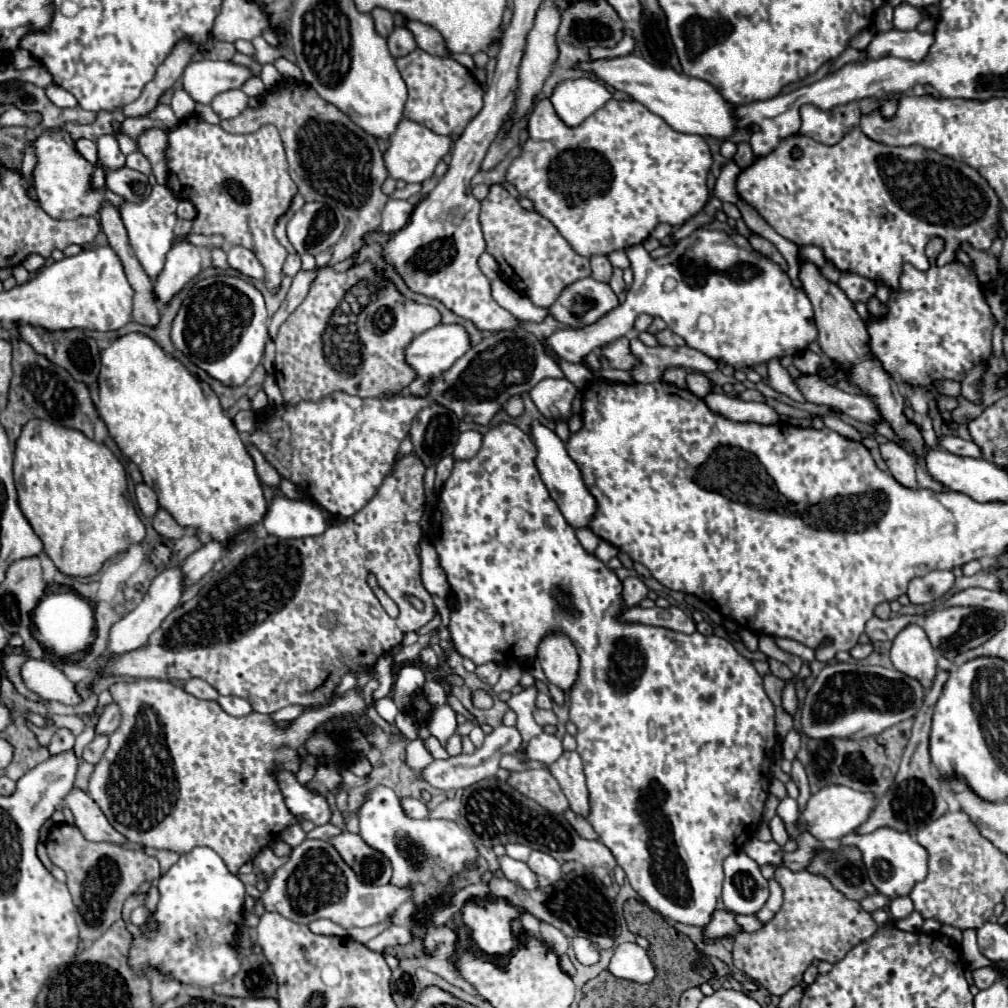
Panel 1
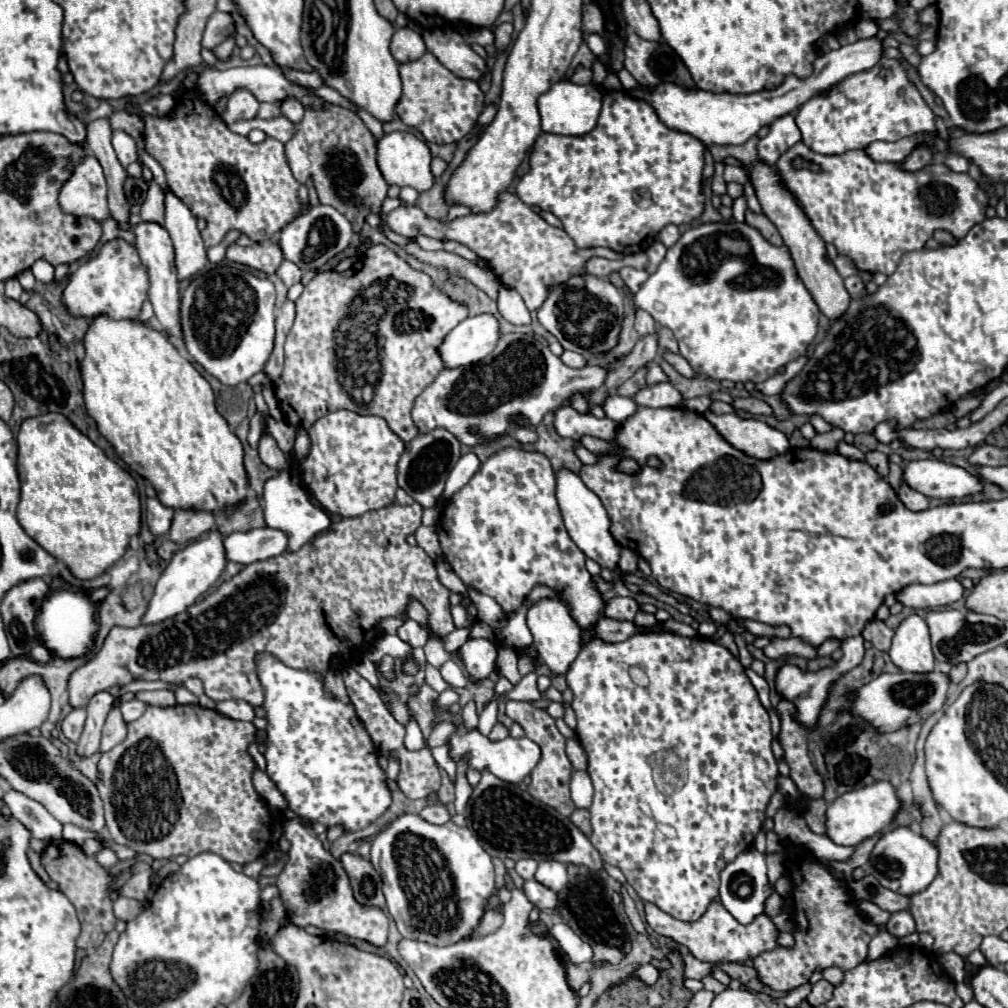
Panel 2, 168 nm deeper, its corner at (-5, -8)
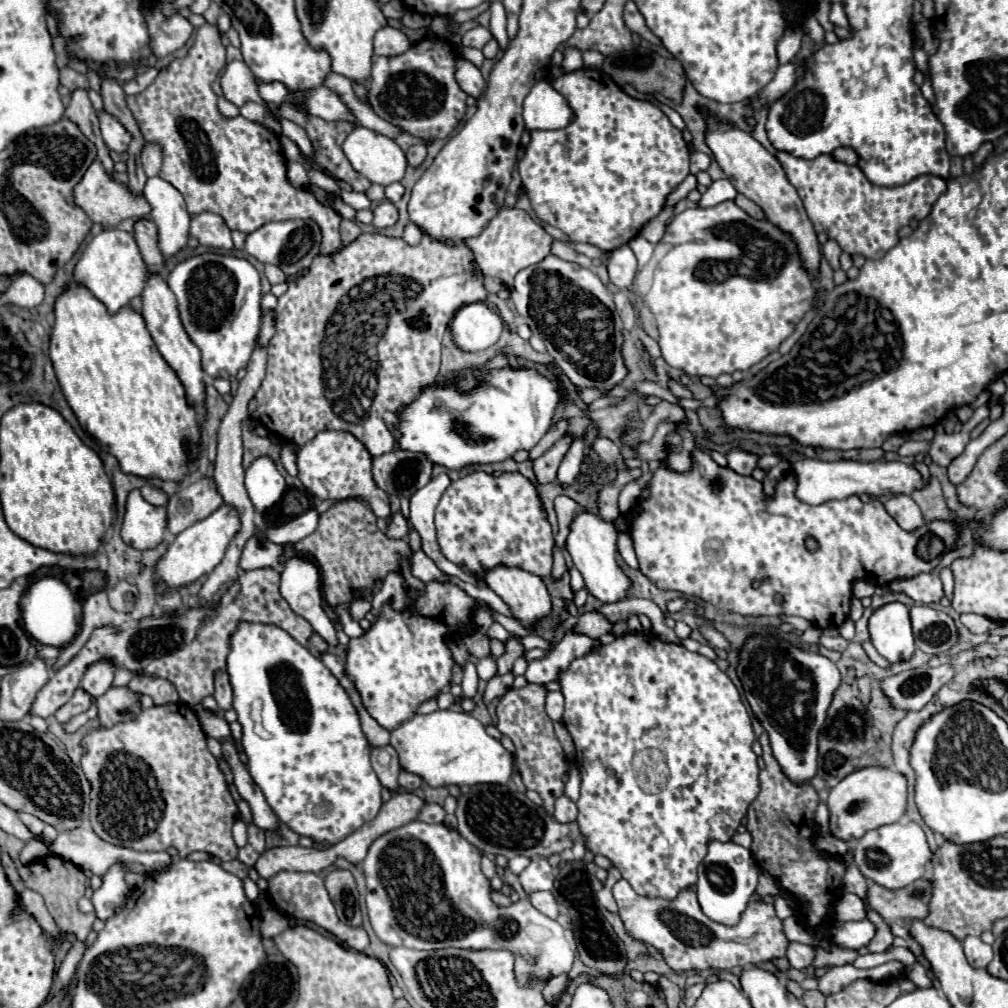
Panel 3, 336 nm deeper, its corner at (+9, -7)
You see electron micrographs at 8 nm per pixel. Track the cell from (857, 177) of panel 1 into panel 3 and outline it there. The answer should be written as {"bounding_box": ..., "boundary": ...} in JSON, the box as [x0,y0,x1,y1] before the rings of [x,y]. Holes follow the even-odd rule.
{"bounding_box":[776,151,948,259],"boundary":[[[778,151],[776,159],[786,171],[788,181],[796,187],[804,209],[808,209],[808,217],[816,229],[816,233],[826,233],[828,239],[836,241],[840,249],[848,255],[864,255],[866,259],[882,259],[888,249],[892,249],[900,237],[898,229],[908,225],[912,219],[926,219],[936,203],[938,195],[942,195],[948,185],[942,177],[936,175],[920,175],[906,185],[900,187],[884,187],[884,193],[874,199],[872,185],[860,167],[850,167],[846,163],[836,161],[832,155],[820,155],[812,161],[788,155],[786,151]]]}

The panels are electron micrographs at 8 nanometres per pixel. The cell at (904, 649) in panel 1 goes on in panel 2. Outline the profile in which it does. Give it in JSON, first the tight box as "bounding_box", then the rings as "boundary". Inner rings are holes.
{"bounding_box":[888,614,934,672],"boundary":[[[918,614],[904,618],[894,630],[892,648],[888,654],[892,662],[904,672],[932,672],[934,654],[924,618]]]}

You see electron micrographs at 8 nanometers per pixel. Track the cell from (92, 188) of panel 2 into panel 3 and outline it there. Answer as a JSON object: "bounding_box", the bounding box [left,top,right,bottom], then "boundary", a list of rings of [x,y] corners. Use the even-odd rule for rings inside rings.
{"bounding_box":[74,161,150,227],"boundary":[[[94,161],[88,169],[86,175],[78,181],[74,187],[74,203],[94,221],[104,227],[116,227],[122,219],[128,217],[144,217],[150,213],[150,205],[146,203],[144,197],[134,197],[128,187],[116,183],[102,167],[98,161]]]}

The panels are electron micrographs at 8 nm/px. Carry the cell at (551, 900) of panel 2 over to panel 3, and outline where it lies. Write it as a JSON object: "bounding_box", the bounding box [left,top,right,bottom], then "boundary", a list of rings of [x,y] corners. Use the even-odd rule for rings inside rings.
{"bounding_box":[528,891,558,919],"boundary":[[[534,891],[534,893],[528,895],[528,899],[530,899],[530,903],[532,903],[540,913],[544,913],[544,915],[548,915],[548,917],[552,917],[552,919],[558,917],[558,903],[556,903],[556,899],[552,897],[550,891]]]}

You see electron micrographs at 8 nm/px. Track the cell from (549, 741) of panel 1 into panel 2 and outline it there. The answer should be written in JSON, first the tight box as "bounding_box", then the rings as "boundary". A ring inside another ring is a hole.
{"bounding_box":[446,722,540,784],"boundary":[[[454,722],[456,732],[452,736],[448,736],[446,744],[448,744],[448,756],[454,762],[466,760],[468,768],[474,768],[478,772],[492,772],[494,776],[498,776],[500,780],[512,782],[512,784],[520,784],[538,764],[540,760],[540,748],[538,744],[534,744],[530,738],[504,738],[504,740],[496,740],[492,742],[488,736],[480,734],[478,728],[468,728],[464,722]]]}

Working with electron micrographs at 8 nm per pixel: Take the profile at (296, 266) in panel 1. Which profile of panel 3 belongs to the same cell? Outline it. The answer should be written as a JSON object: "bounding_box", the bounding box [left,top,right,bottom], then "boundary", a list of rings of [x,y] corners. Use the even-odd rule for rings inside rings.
{"bounding_box":[266,265,286,285],"boundary":[[[266,265],[266,277],[268,277],[268,281],[270,281],[272,285],[286,281],[284,271],[282,271],[280,267],[276,267],[276,265]]]}

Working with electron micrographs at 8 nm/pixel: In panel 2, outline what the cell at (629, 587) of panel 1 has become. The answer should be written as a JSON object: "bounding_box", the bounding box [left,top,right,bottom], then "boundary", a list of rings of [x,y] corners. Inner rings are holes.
{"bounding_box":[604,598,638,622],"boundary":[[[612,598],[604,606],[604,616],[614,620],[628,620],[632,622],[638,612],[638,602],[634,598]]]}

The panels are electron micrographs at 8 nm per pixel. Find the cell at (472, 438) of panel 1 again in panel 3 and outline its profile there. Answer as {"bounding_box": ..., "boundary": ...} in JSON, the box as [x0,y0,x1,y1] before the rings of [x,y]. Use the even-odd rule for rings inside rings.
{"bounding_box":[410,473,470,583],"boundary":[[[440,473],[426,487],[416,491],[416,495],[412,495],[412,499],[410,499],[410,523],[422,537],[424,553],[438,565],[438,569],[468,583],[470,581],[468,575],[464,575],[464,571],[460,571],[460,567],[456,567],[454,563],[448,563],[448,559],[444,559],[444,555],[440,555],[440,547],[436,543],[434,513],[440,503],[440,497],[448,485],[450,485],[450,477],[446,473]]]}

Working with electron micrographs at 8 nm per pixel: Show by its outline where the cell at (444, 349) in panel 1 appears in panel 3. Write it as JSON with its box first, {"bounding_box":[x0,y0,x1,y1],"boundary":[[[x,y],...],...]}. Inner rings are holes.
{"bounding_box":[450,303,502,353],"boundary":[[[486,303],[462,307],[450,323],[452,343],[466,353],[478,353],[492,347],[500,339],[502,329],[502,319]]]}

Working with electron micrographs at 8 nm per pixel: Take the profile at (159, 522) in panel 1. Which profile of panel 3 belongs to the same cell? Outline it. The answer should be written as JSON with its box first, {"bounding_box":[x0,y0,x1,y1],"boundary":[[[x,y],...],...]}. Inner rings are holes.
{"bounding_box":[166,477,222,535],"boundary":[[[204,477],[168,499],[168,505],[166,505],[168,531],[172,535],[178,535],[192,523],[212,515],[220,505],[222,505],[222,499],[212,479]]]}

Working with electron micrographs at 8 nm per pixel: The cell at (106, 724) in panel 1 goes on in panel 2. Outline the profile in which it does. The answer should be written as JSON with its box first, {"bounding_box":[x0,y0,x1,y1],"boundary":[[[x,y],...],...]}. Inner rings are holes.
{"bounding_box":[120,700,148,722],"boundary":[[[130,700],[130,702],[124,702],[124,704],[120,706],[120,710],[122,710],[124,720],[126,720],[126,722],[132,722],[132,720],[136,720],[136,718],[140,718],[140,716],[144,714],[146,706],[148,706],[146,702],[140,702],[140,700]]]}

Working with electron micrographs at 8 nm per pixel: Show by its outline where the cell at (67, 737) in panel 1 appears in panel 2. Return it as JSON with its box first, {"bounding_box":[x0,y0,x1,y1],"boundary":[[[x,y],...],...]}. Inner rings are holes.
{"bounding_box":[62,708,86,742],"boundary":[[[74,708],[64,720],[62,720],[62,732],[68,740],[78,742],[82,730],[84,730],[84,722],[86,722],[86,710],[84,708]]]}

